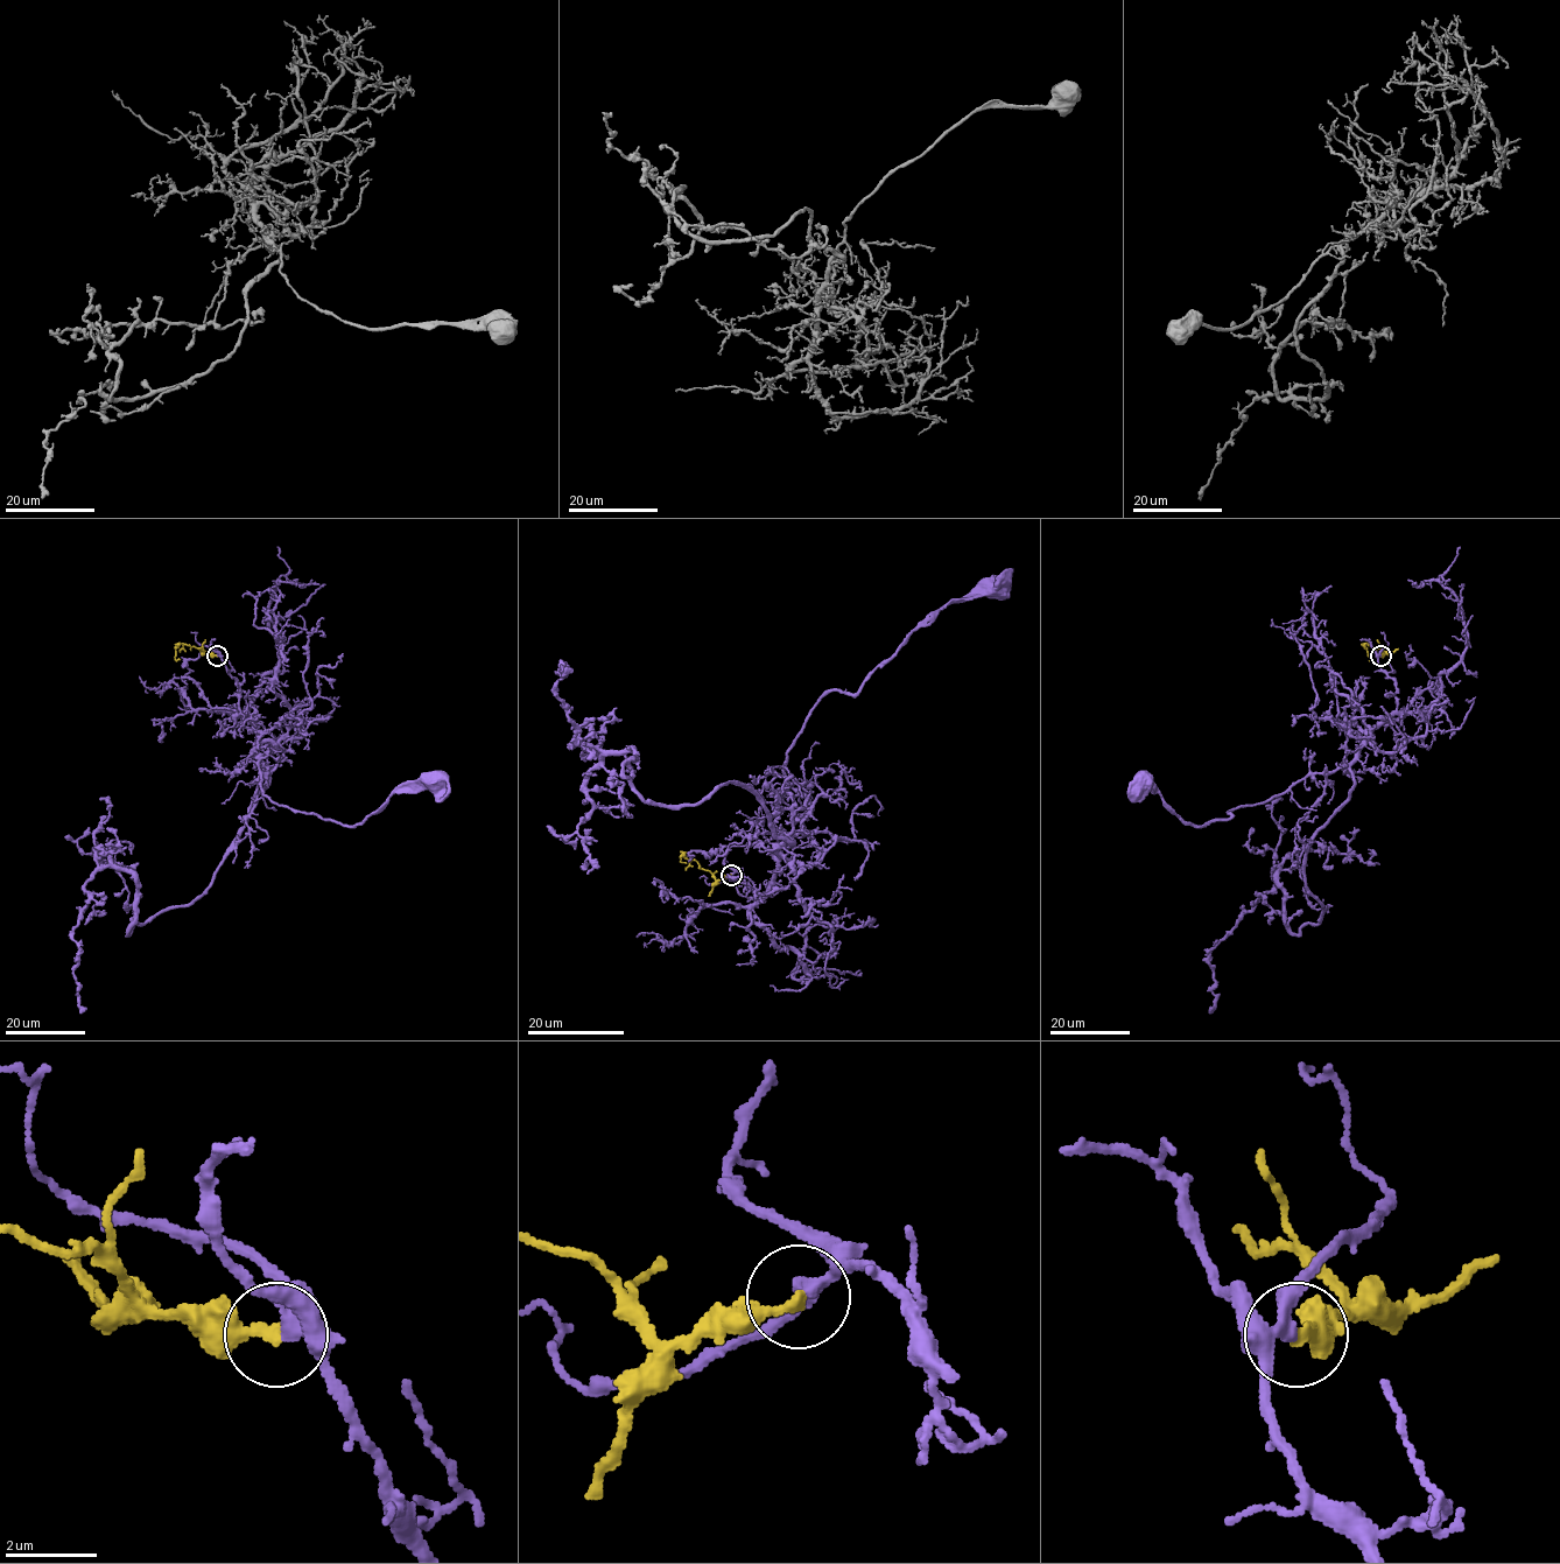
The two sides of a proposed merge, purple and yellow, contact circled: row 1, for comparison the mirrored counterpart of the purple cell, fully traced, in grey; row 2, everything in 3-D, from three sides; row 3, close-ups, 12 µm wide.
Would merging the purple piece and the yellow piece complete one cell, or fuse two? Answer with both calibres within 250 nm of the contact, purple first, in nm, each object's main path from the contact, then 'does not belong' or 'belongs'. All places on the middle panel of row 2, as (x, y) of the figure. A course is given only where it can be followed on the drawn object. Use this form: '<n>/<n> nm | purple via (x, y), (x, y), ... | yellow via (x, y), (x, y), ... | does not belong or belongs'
320/260 nm | purple via (731, 875), (770, 896), (792, 825), (784, 763), (810, 709), (833, 691), (855, 694), (932, 612), (992, 587) | yellow via (730, 875), (717, 879), (695, 861), (681, 857), (680, 861), (686, 863) | does not belong

